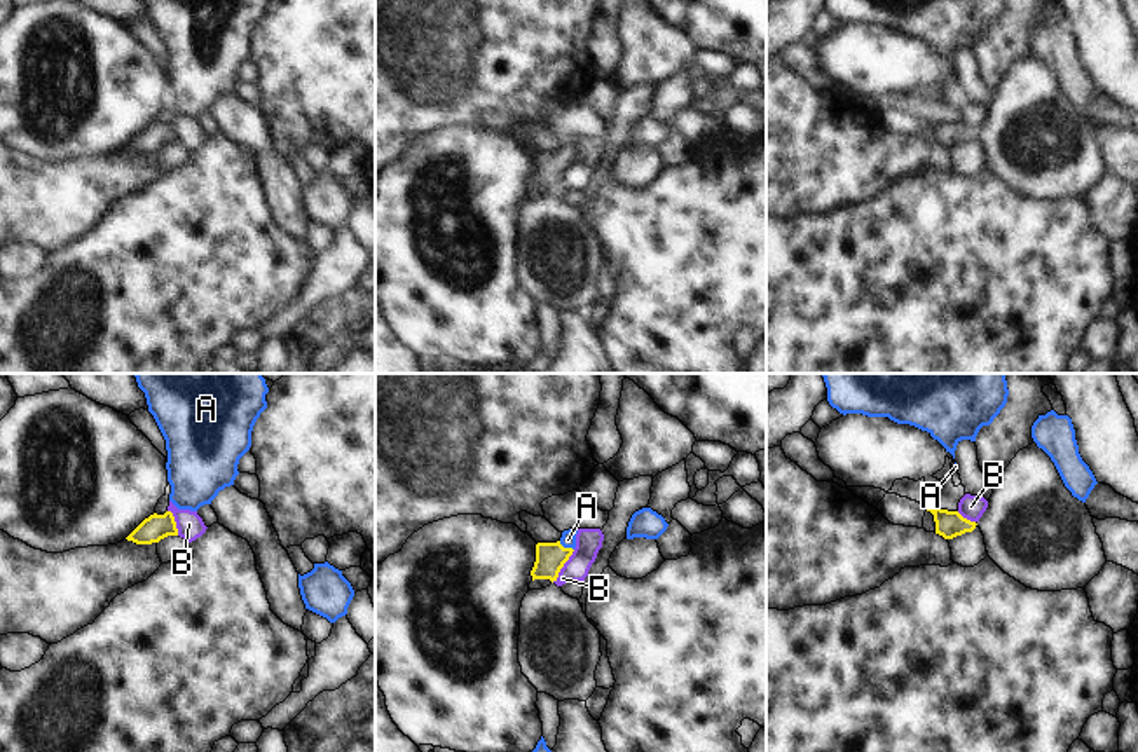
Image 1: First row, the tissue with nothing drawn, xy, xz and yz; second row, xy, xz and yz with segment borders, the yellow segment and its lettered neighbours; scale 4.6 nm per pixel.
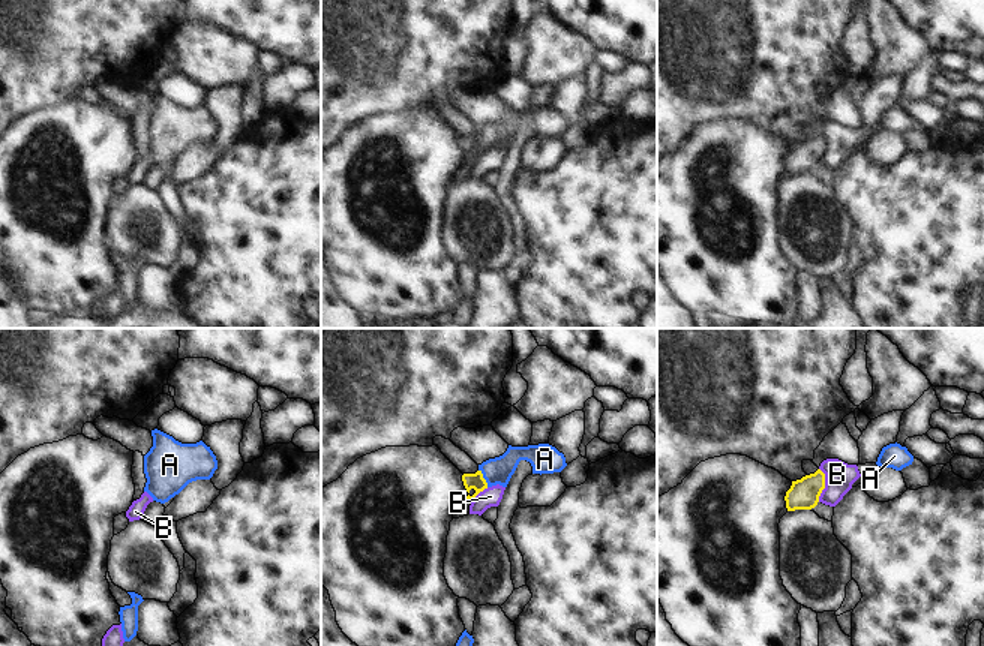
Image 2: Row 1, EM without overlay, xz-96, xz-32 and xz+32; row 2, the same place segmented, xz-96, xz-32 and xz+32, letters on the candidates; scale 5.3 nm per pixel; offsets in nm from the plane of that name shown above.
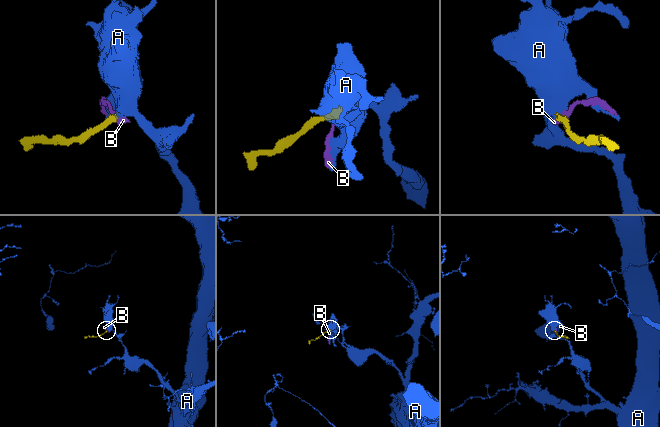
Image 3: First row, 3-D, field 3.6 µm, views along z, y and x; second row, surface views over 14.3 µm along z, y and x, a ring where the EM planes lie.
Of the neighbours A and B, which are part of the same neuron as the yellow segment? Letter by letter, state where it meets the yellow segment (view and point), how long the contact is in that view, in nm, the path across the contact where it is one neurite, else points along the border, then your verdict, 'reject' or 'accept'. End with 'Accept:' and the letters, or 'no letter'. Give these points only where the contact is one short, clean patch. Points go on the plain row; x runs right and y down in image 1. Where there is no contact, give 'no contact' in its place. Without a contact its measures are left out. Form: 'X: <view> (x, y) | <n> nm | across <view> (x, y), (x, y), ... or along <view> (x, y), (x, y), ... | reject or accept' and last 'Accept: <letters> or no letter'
A: xz (566, 157) | 80 nm | across xz (550, 166), (566, 157), (568, 149) | accept
B: xz (562, 175) | 190 nm | along xz (575, 159), (552, 191) | reject
Accept: A

